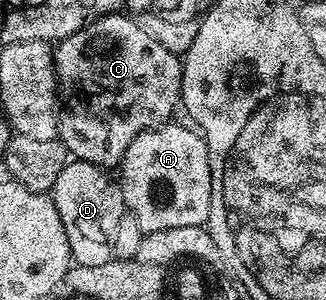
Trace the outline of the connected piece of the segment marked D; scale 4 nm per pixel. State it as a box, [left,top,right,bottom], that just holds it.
[51,160,126,266]

